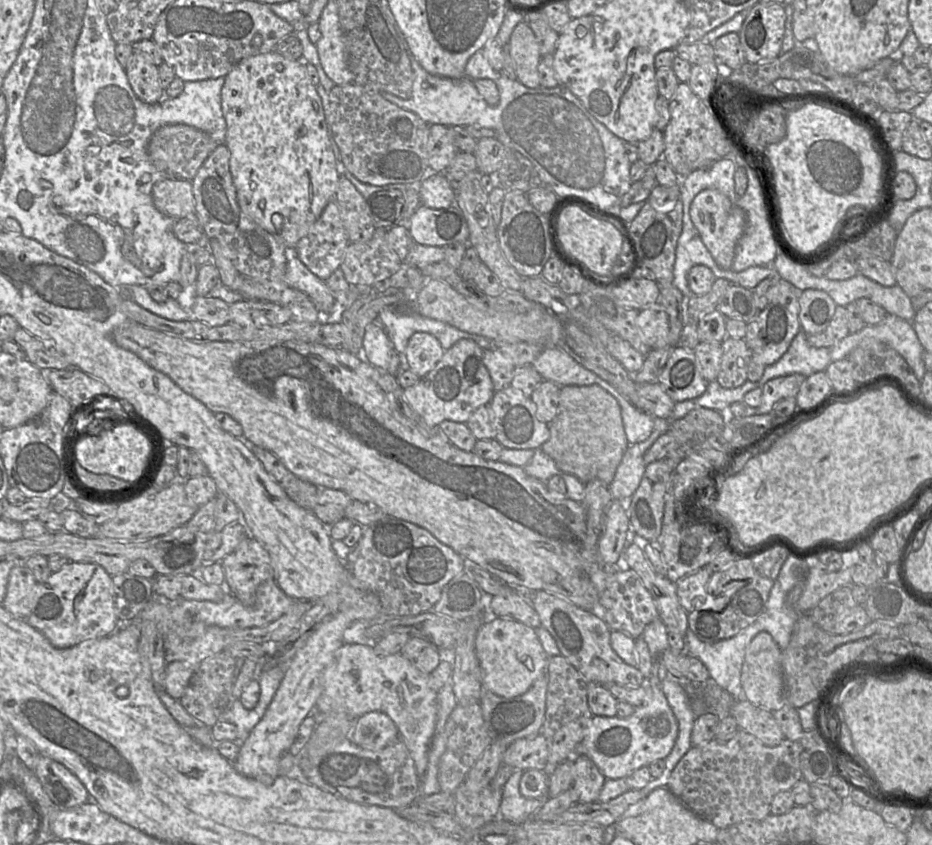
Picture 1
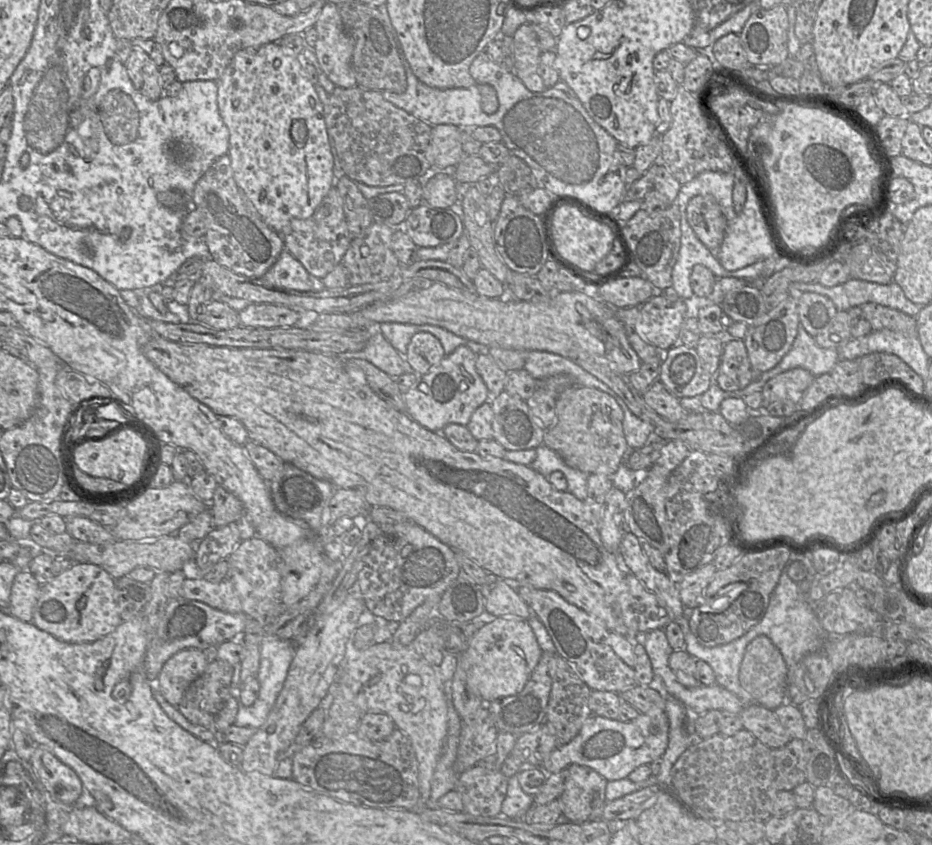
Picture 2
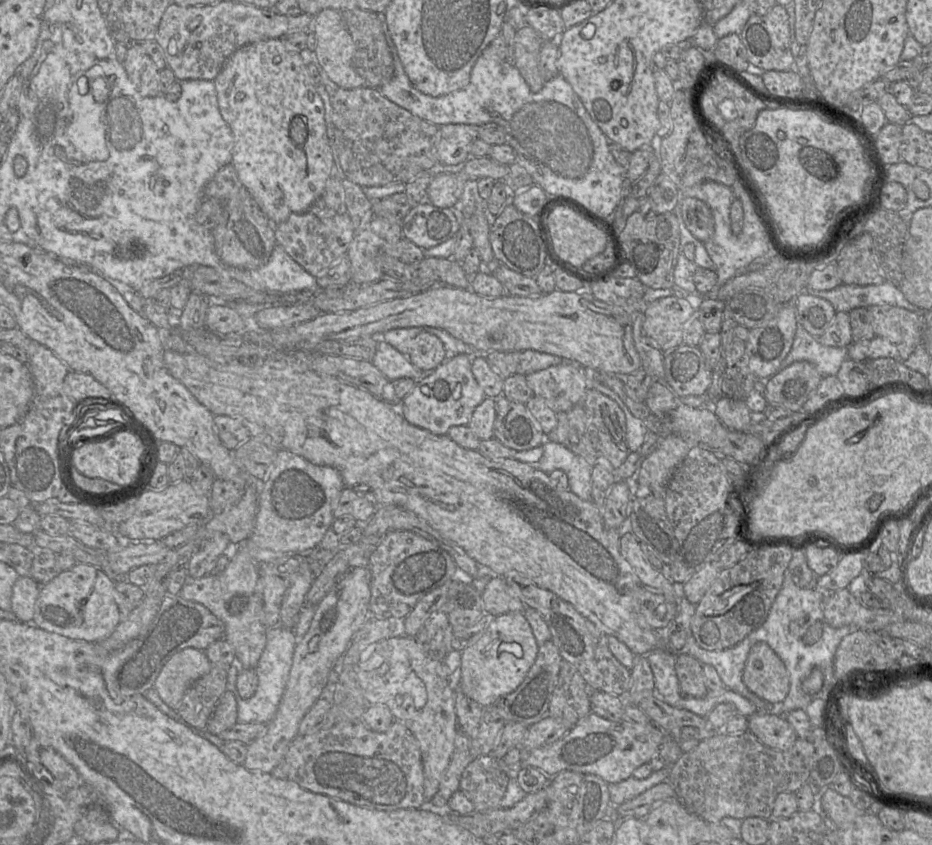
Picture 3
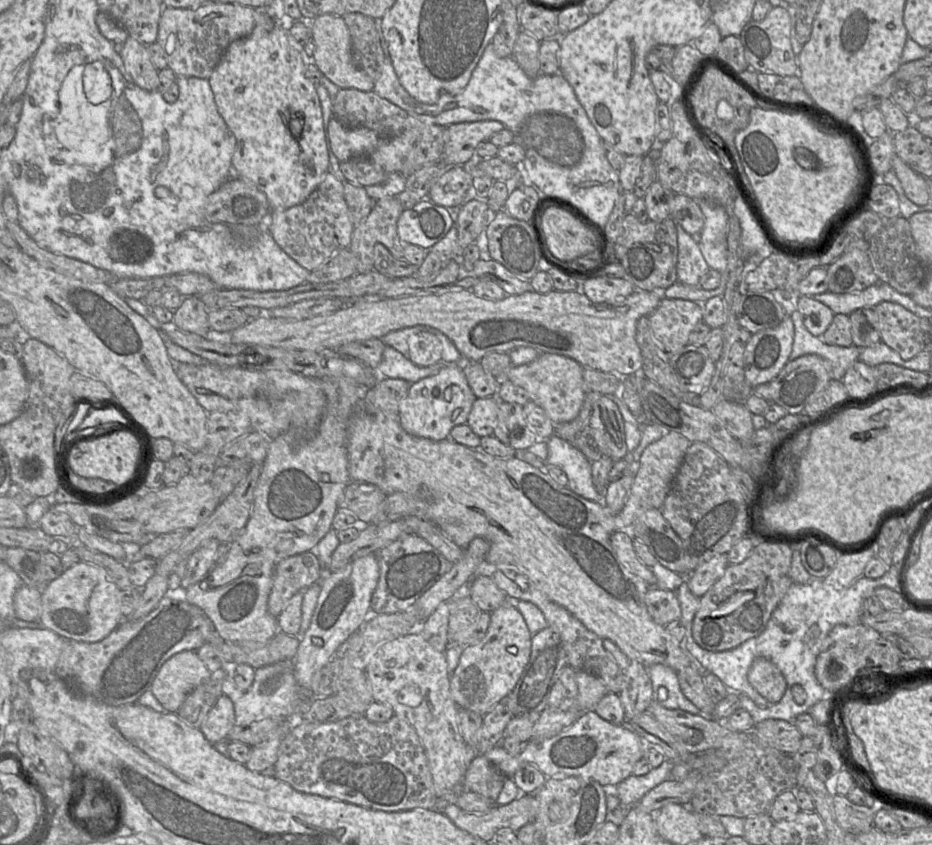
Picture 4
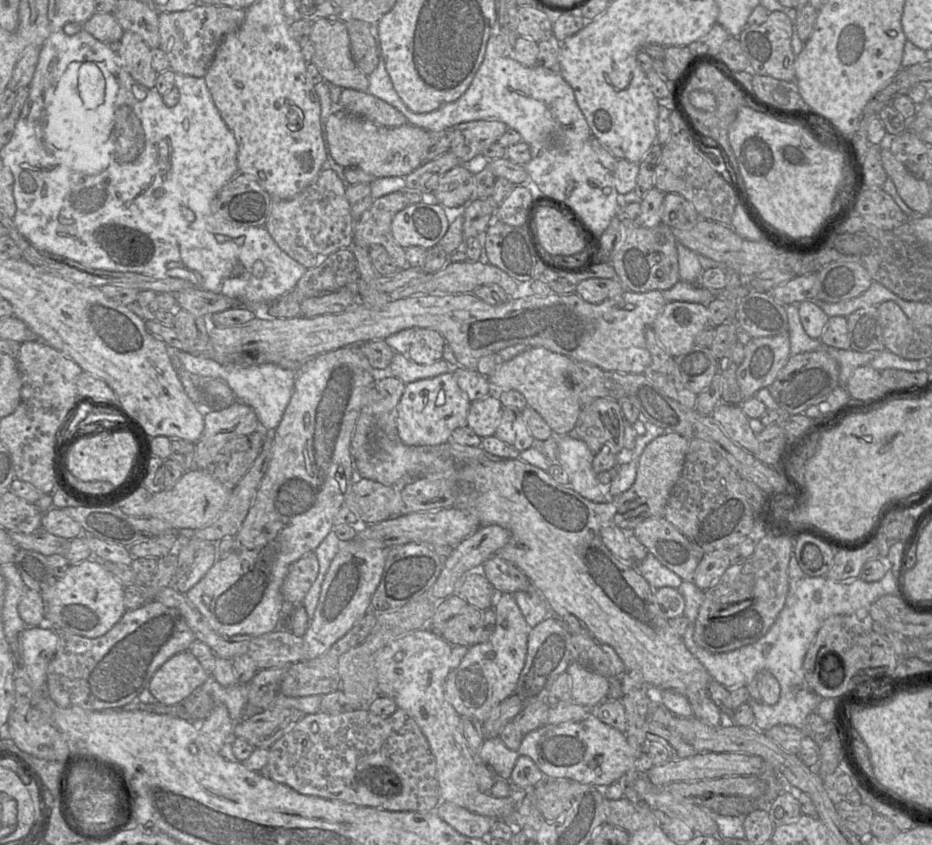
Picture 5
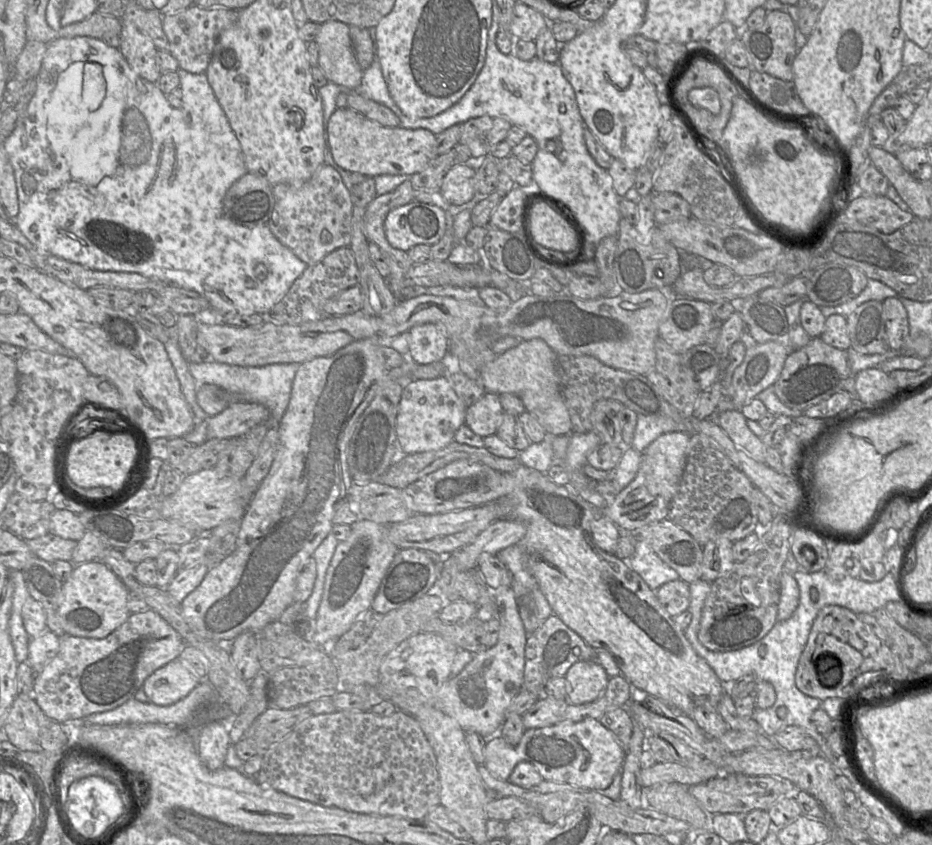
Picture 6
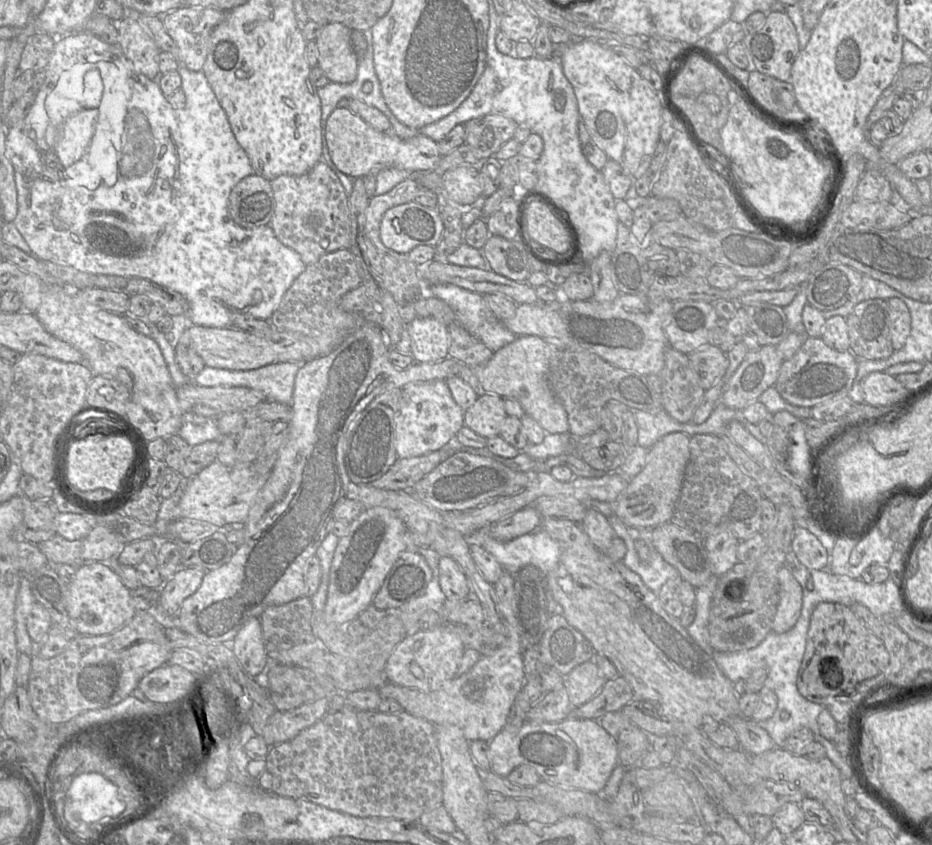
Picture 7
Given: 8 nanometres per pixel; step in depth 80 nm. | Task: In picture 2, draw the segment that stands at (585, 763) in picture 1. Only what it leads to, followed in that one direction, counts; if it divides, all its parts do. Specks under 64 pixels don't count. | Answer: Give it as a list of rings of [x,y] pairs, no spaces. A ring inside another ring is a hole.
[[[578,764],[568,766],[564,776],[564,790],[559,797],[564,819],[572,823],[600,820],[608,781],[595,770]]]

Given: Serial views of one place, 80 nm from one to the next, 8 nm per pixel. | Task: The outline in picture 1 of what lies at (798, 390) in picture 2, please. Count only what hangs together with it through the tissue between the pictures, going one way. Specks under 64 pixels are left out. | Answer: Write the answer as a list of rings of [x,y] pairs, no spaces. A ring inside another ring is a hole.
[[[792,374],[769,380],[762,387],[759,414],[770,414],[773,406],[782,399],[796,398],[806,378],[801,374]]]

